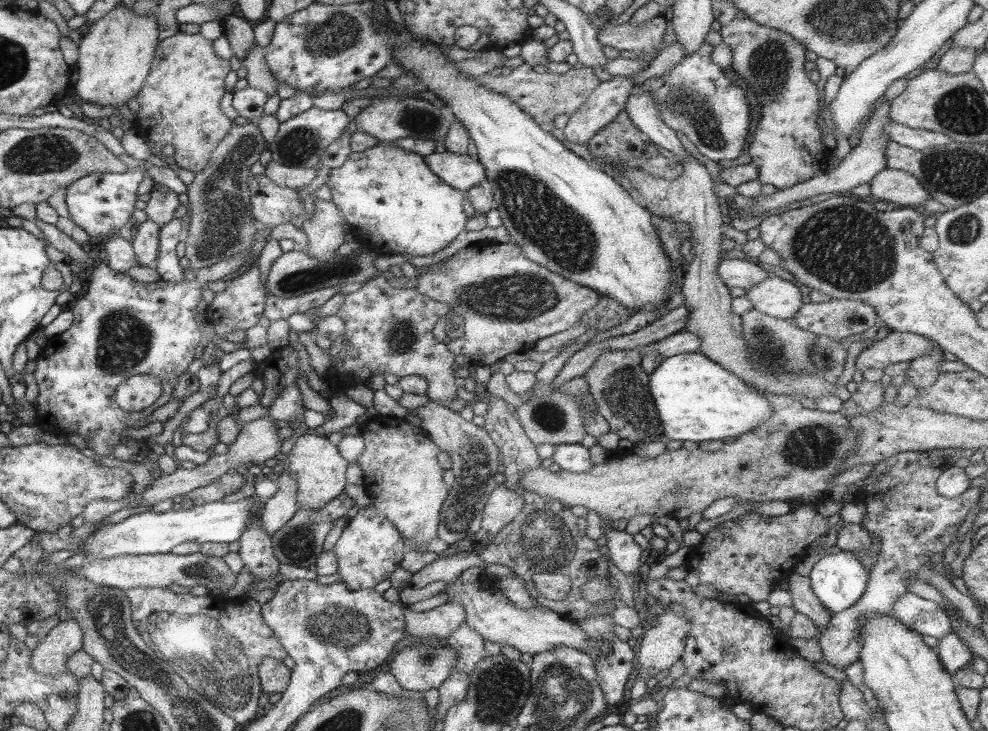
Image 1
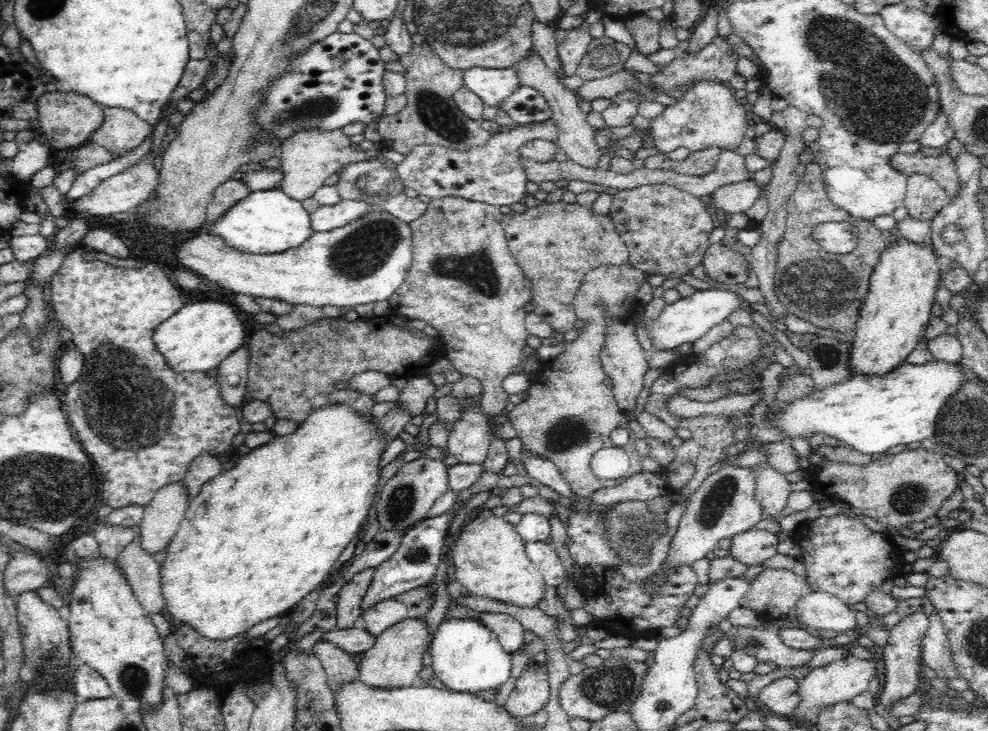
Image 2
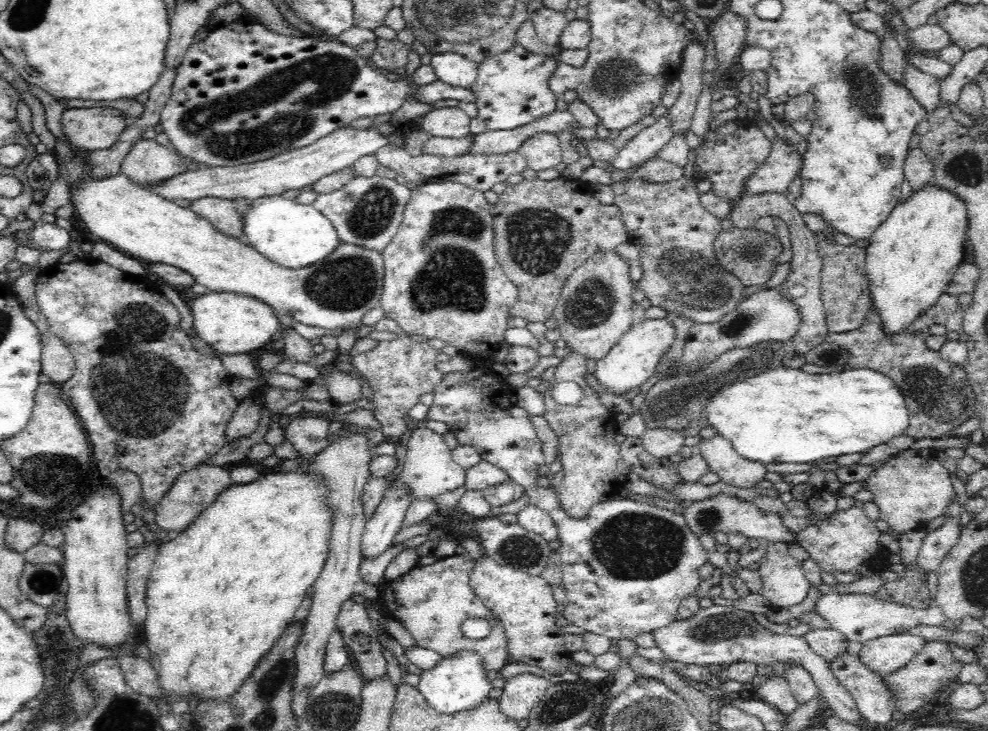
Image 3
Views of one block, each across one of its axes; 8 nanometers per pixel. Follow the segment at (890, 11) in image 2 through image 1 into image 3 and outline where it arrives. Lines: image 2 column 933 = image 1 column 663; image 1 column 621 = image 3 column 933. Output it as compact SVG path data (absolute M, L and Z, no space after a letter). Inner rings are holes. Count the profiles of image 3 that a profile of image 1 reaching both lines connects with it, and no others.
M924 24L924 26L910 28L906 32L906 42L908 42L908 48L904 50L906 52L906 66L904 66L906 82L904 84L928 112L934 112L940 104L940 80L912 66L910 60L912 56L924 56L924 52L934 54L950 46L950 34L938 24Z

